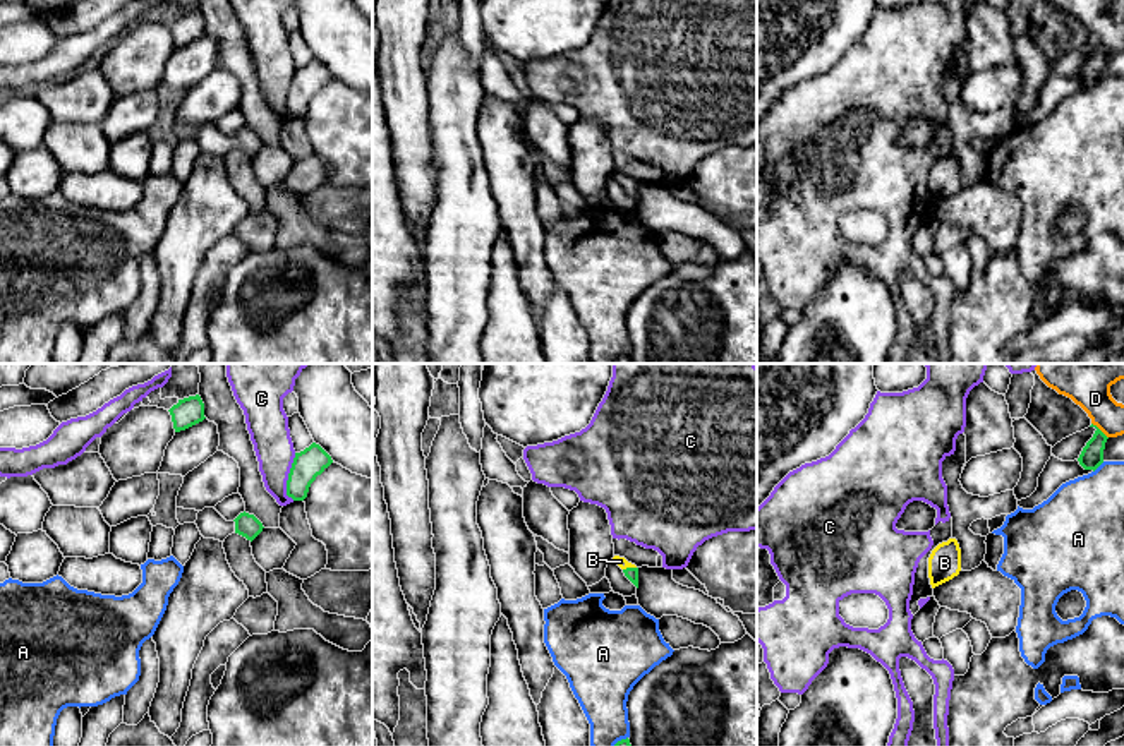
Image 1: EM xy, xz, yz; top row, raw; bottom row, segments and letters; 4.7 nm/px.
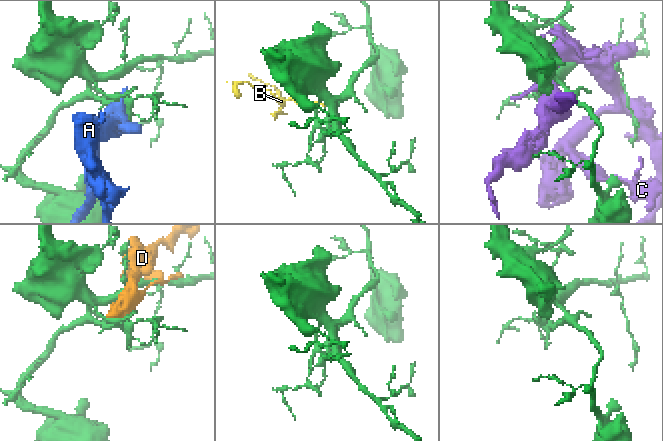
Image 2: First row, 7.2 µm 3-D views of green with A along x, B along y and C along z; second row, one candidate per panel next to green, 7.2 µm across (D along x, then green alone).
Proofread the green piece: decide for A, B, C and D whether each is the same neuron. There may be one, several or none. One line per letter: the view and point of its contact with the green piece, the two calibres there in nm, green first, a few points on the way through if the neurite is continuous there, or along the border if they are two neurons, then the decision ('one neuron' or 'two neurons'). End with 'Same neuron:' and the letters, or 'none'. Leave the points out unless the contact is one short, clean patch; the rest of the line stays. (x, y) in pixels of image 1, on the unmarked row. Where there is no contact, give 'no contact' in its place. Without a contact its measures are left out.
A: yz (1099, 81) | 110/360 nm | two neurons
B: xz (628, 184) | 60/50 nm | across xz (632, 189), (628, 184), (620, 177) | one neuron
C: xy (289, 93) | 140/190 nm | two neurons
D: yz (1100, 47) | 110/150 nm | two neurons
Same neuron: B

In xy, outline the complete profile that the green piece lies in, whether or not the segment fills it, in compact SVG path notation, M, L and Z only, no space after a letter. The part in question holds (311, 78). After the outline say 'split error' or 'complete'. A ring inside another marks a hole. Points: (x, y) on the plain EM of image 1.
M316 58L295 69L288 96L287 111L293 117L307 113L311 99L333 79L331 72Z | complete

